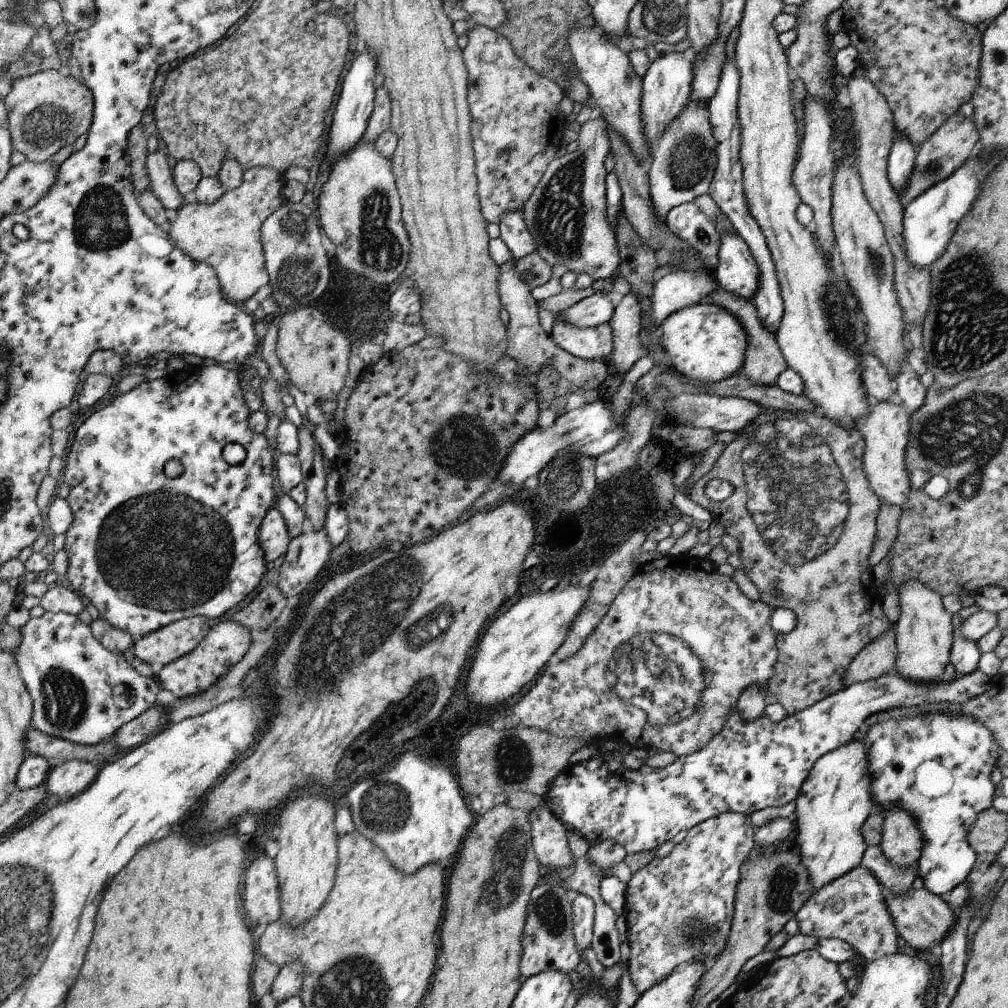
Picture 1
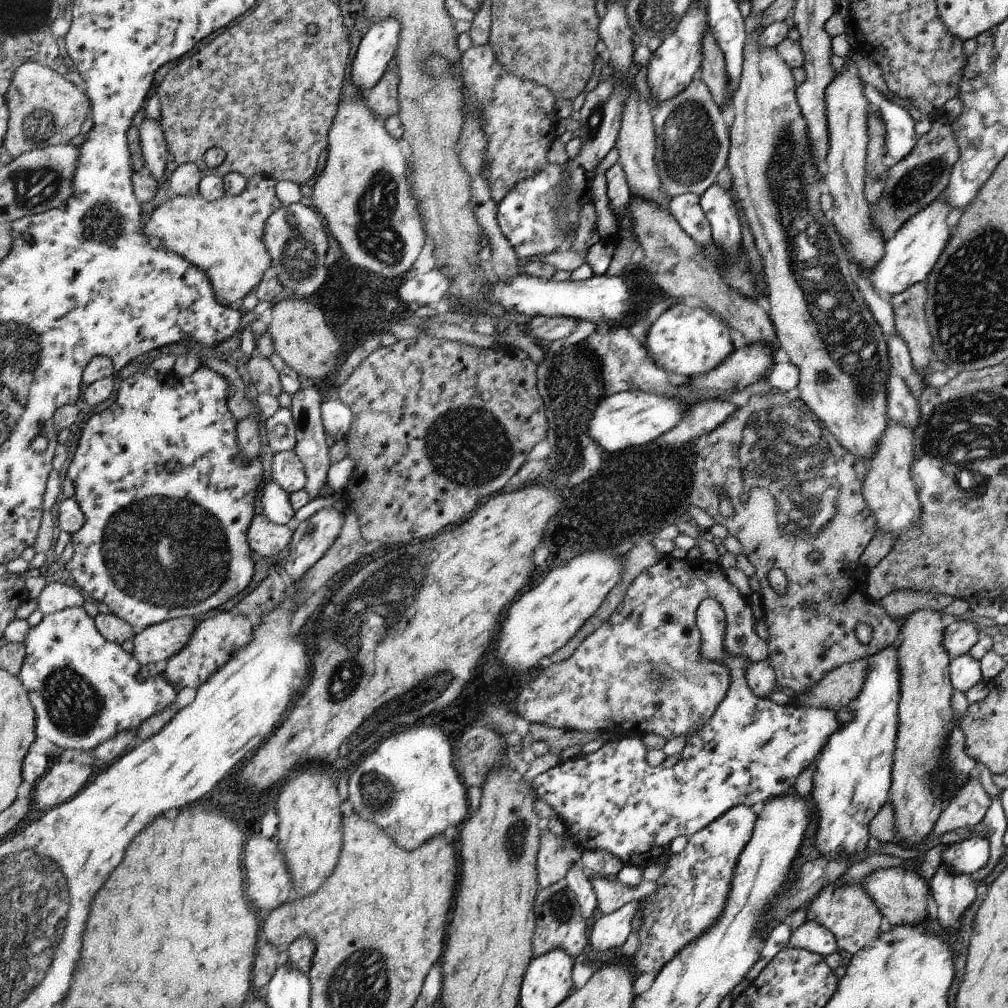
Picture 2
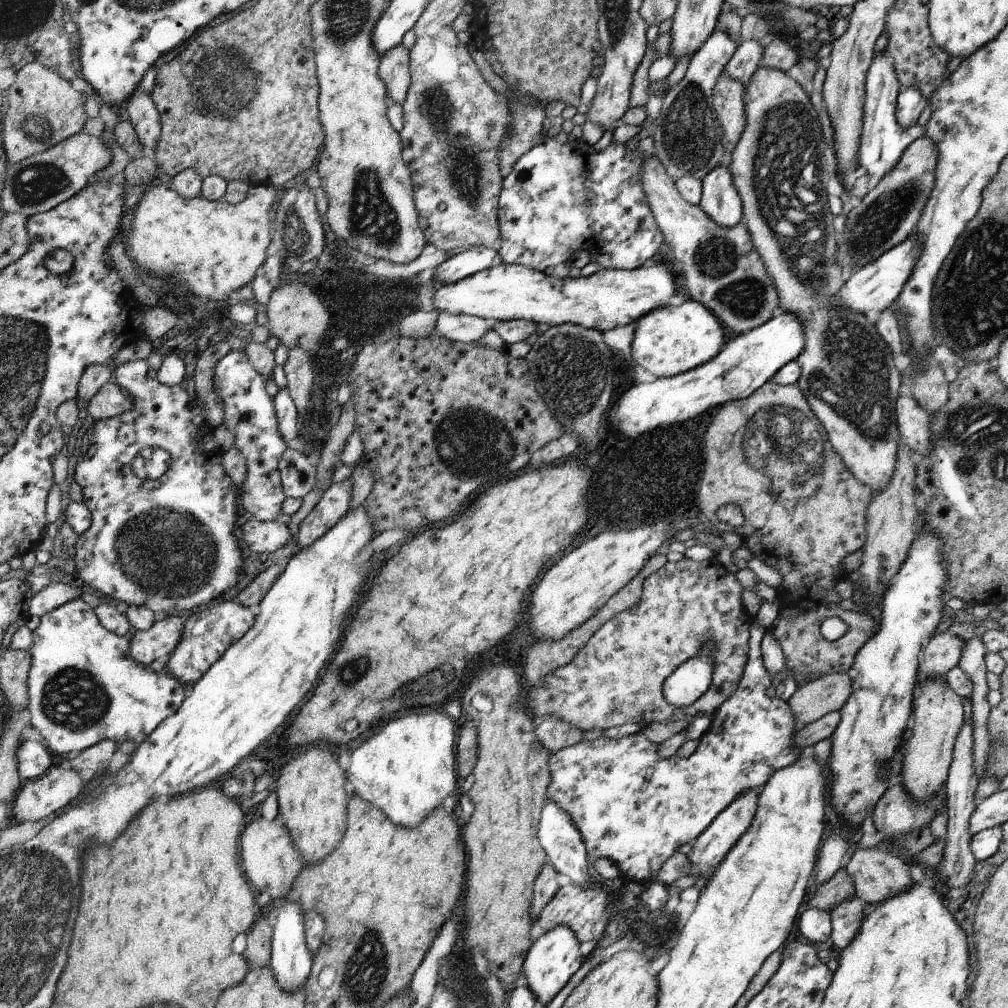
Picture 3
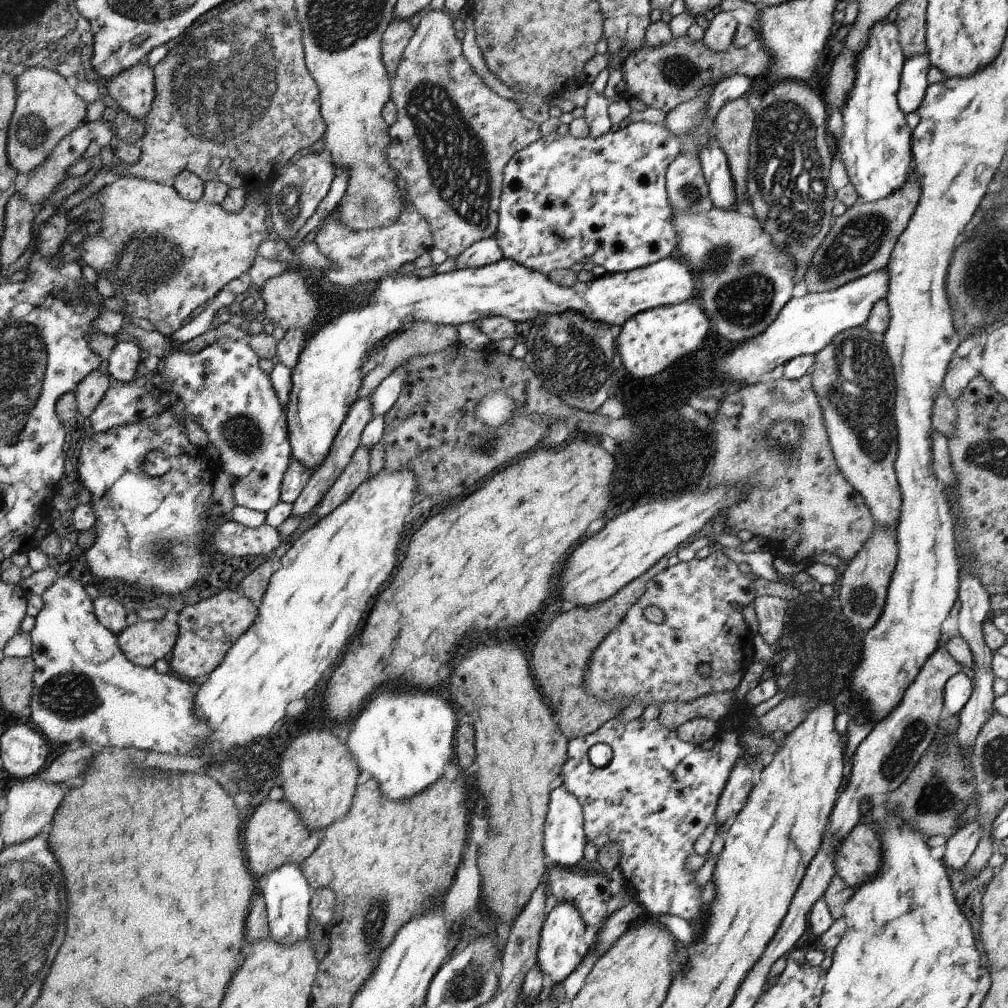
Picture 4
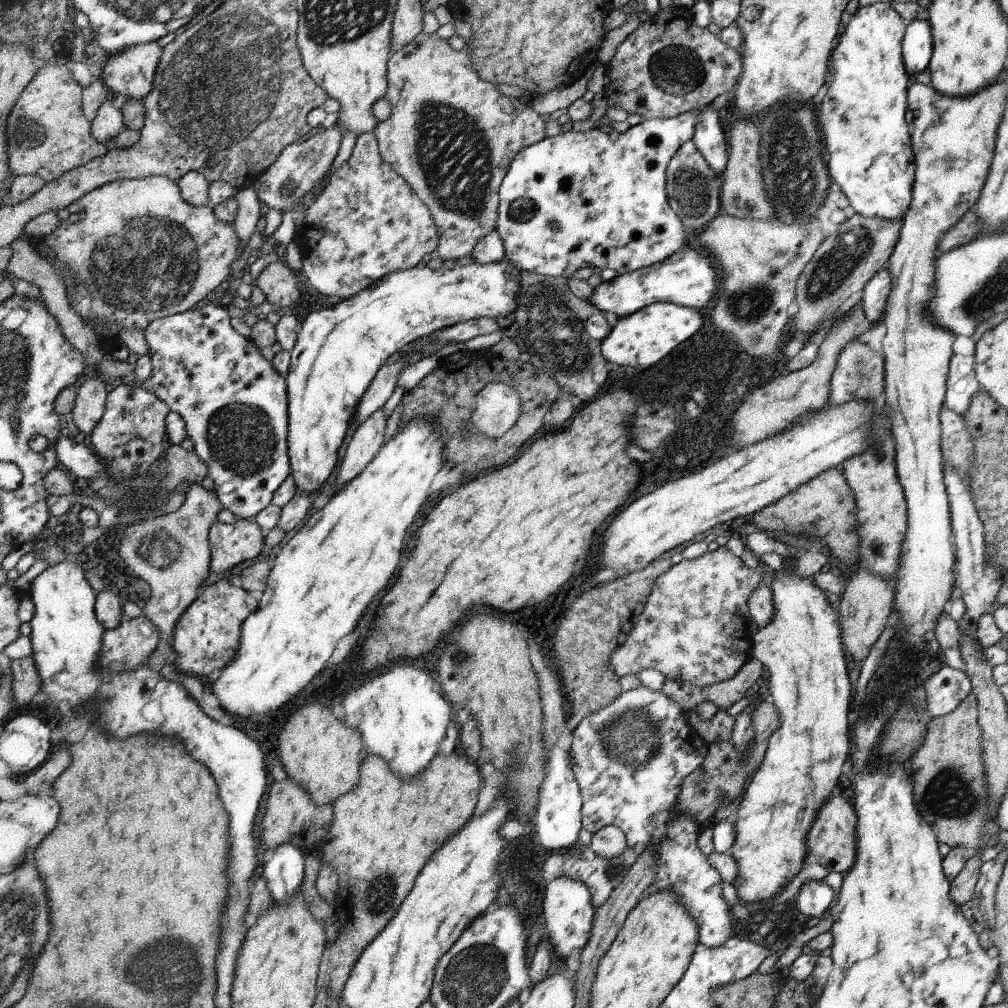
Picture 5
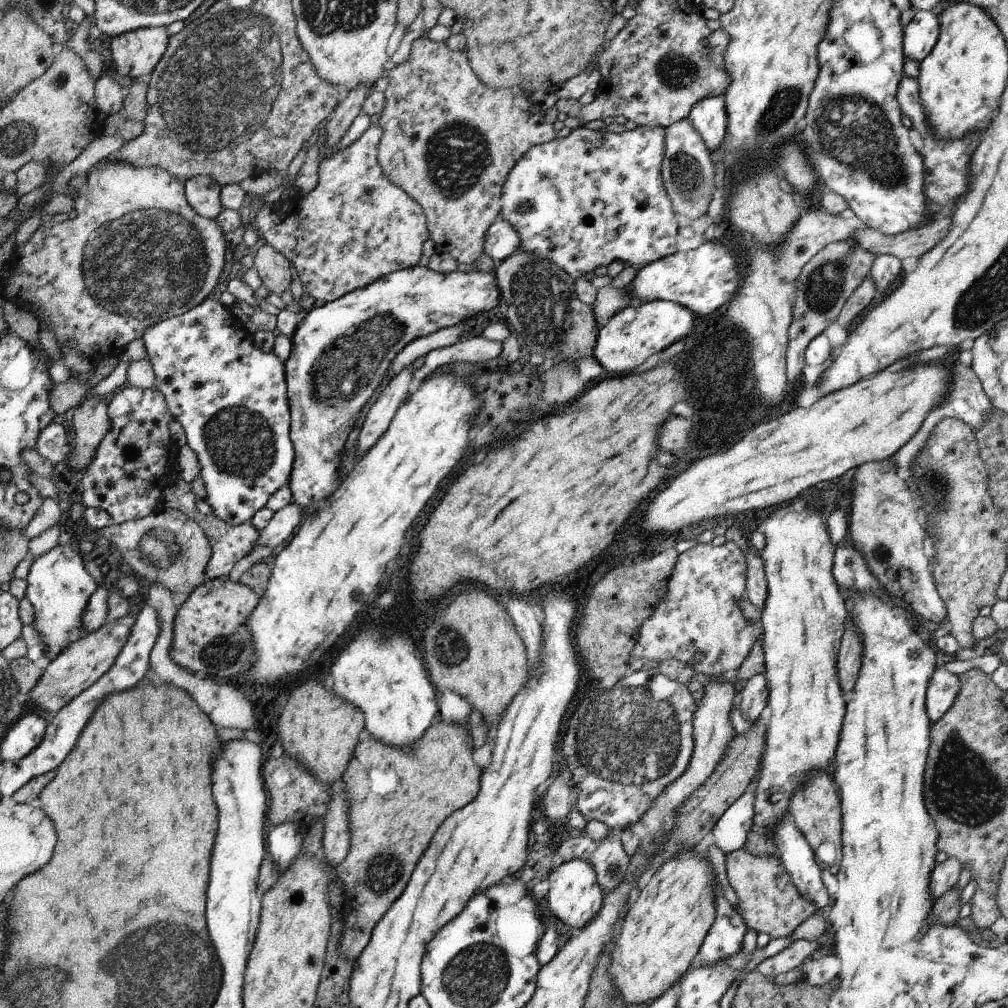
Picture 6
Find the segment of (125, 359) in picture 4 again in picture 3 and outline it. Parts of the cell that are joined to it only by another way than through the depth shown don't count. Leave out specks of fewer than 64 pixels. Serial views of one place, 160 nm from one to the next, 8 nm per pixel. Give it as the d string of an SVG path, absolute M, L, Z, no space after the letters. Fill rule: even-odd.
M146 359L129 361L118 368L114 368L114 380L118 384L124 385L124 390L128 391L133 401L133 407L129 411L120 414L120 416L97 421L94 428L87 430L83 436L80 447L81 456L78 458L78 464L75 468L75 480L83 489L83 502L93 512L93 525L89 531L86 531L78 538L72 558L72 565L74 572L79 572L81 584L85 588L100 592L105 596L110 596L118 602L126 602L128 606L133 604L134 606L145 606L150 608L157 617L162 617L172 614L184 614L184 610L200 610L202 604L210 603L210 600L214 600L214 598L218 600L218 596L222 596L226 590L230 590L230 588L234 588L238 584L238 578L240 578L240 572L242 572L244 564L242 564L242 552L240 552L240 546L238 546L238 538L234 536L234 528L236 528L236 522L238 522L238 504L236 504L238 488L234 486L228 470L223 465L224 452L216 443L216 439L214 439L214 429L206 421L204 410L200 406L197 395L193 400L194 406L190 406L192 398L190 398L190 394L188 394L184 387L180 385L166 386L157 378L148 378L149 368L149 362ZM146 447L166 448L171 456L168 470L160 478L153 481L138 478L132 470L131 462L134 460L134 457Z

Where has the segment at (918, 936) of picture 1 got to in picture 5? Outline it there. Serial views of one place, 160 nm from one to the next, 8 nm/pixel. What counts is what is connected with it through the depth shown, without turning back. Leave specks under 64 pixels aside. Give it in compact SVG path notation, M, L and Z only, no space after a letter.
M842 796L820 806L816 821L812 824L812 829L808 830L808 852L811 861L823 866L829 873L842 874L852 869L856 860L856 814Z

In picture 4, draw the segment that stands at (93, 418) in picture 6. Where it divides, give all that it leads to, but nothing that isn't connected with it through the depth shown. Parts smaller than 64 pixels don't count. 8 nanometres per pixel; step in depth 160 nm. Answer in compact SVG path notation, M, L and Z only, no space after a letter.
M105 368L97 369L92 372L77 389L77 400L79 412L84 418L91 419L98 406L104 402L106 394L110 391L112 378Z

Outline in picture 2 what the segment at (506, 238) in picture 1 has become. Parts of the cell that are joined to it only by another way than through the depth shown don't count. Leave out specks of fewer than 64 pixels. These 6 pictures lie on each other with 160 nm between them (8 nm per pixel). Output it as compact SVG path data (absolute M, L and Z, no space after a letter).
M548 164L544 166L536 176L530 176L515 185L511 193L507 197L502 198L499 205L499 226L506 236L508 243L515 250L518 258L530 258L530 256L539 256L539 254L552 254L552 252L560 251L560 246L570 238L576 236L579 226L579 214L583 204L579 201L566 200L568 194L562 194L562 178L566 178L566 164Z

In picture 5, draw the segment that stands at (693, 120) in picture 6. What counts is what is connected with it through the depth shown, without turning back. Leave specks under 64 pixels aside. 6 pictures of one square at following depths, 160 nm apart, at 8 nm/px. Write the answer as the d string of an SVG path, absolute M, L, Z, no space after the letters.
M714 105L702 110L702 114L698 116L693 142L699 154L704 156L706 164L721 176L726 169L728 148L726 148L724 130L718 122L718 110Z

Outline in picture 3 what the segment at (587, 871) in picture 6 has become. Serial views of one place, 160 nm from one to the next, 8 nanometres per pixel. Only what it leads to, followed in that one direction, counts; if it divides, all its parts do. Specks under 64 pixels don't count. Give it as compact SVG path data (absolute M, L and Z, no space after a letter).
M566 925L557 926L548 933L538 934L539 940L532 946L523 965L527 987L534 993L537 1002L544 1007L568 986L574 972L580 970L580 942L575 931Z

